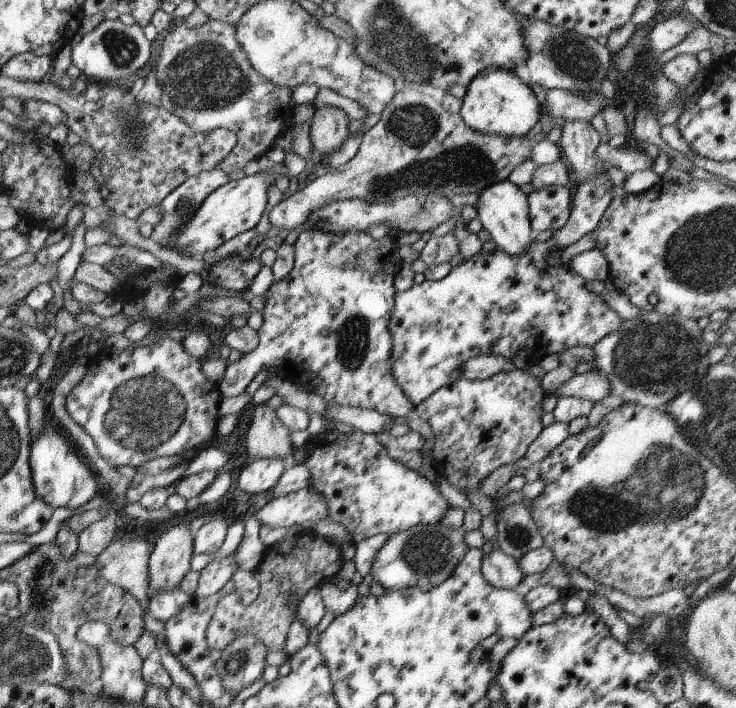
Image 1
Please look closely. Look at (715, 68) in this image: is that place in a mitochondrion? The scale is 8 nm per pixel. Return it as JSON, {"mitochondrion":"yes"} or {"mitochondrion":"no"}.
{"mitochondrion":"no"}

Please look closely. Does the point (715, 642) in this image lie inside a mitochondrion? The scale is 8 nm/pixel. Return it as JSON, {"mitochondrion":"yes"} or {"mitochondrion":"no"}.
{"mitochondrion":"no"}

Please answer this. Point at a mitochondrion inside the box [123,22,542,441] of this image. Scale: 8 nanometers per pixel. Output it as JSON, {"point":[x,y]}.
{"point":[414,125]}

